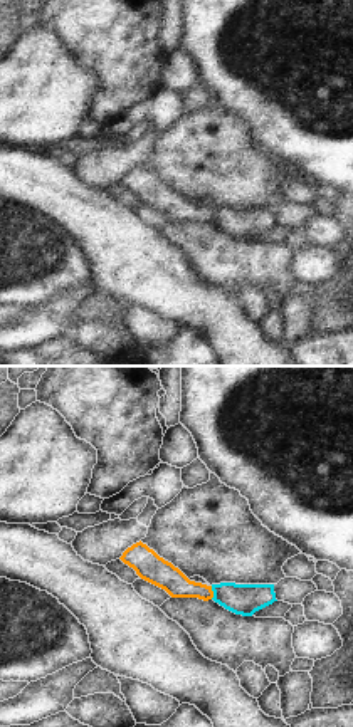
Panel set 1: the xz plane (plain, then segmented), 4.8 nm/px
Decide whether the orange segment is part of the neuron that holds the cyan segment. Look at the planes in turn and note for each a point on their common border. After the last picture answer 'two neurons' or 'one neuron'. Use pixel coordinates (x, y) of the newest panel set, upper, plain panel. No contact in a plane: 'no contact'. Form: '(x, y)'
(214, 217)

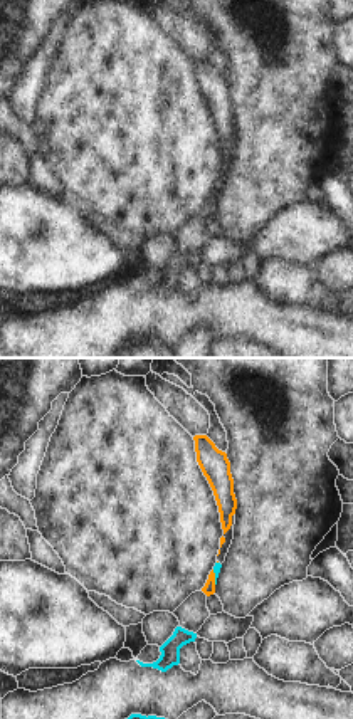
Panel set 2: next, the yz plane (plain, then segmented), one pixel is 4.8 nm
(216, 200)

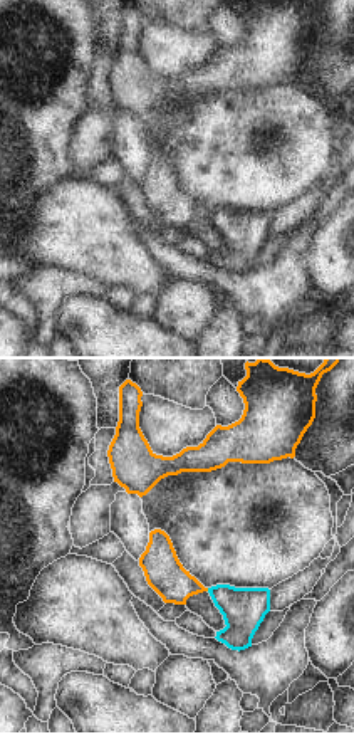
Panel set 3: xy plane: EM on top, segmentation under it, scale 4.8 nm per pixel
no contact

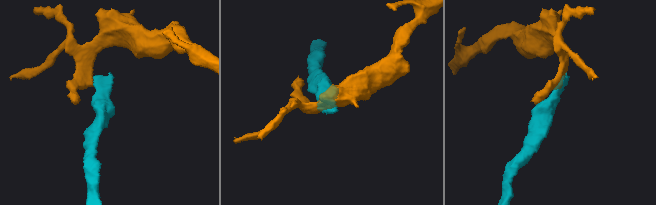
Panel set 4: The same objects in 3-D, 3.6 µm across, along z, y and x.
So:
two neurons

